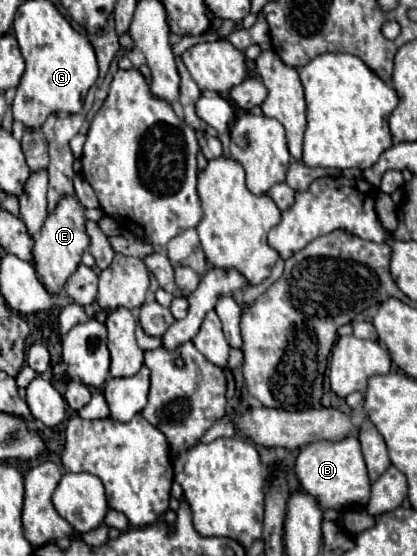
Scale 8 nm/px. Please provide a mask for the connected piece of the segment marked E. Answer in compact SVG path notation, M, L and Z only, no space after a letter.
M65 195L57 203L55 211L47 215L41 231L35 235L35 247L33 247L33 255L35 255L35 263L37 263L35 269L37 269L41 283L45 285L45 289L49 293L59 293L65 287L69 275L81 263L81 255L89 249L85 221L87 219L85 219L83 205L73 195Z

